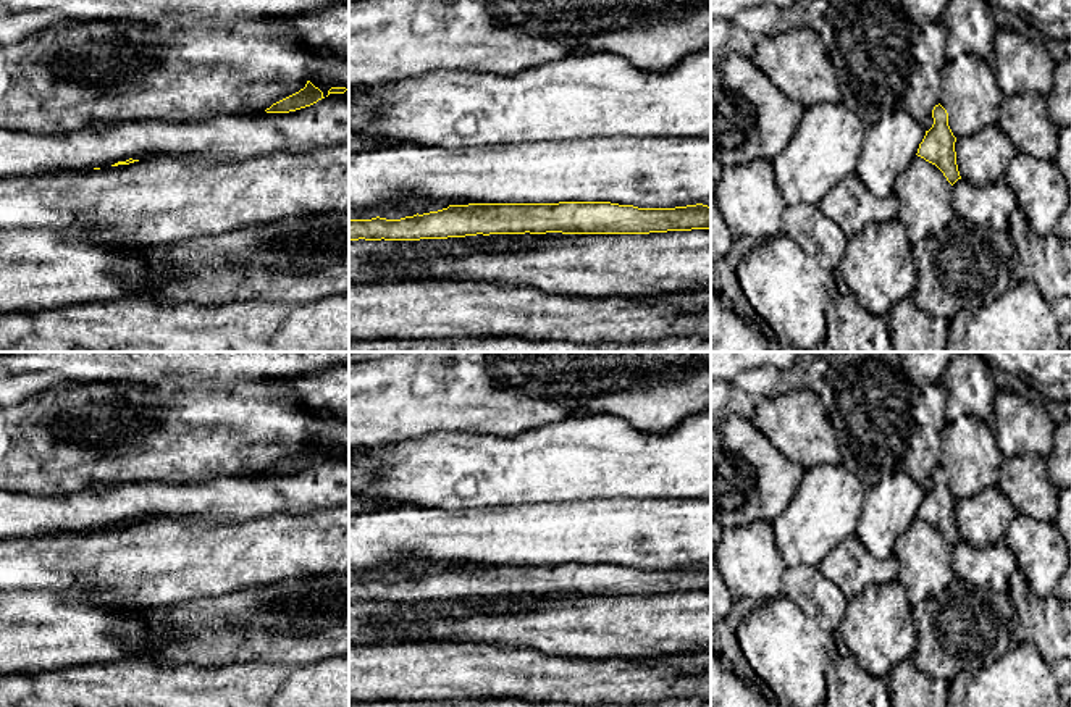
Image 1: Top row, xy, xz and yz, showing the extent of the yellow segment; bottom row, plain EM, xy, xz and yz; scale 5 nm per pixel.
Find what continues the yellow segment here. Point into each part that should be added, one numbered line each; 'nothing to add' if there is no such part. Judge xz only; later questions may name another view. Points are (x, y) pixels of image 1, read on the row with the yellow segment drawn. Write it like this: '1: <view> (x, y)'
nothing to add

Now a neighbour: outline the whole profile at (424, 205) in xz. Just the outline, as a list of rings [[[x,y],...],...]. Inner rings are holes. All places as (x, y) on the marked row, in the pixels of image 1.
[[[412,197],[401,202],[384,202],[373,207],[352,208],[349,207],[349,220],[372,220],[372,218],[386,218],[386,220],[401,220],[405,216],[423,215],[430,211],[438,211],[447,208],[449,205],[468,205],[470,202],[459,200],[436,200],[426,197]]]

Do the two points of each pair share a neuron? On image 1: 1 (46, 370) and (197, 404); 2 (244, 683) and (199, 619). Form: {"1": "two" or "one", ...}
{"1": "two", "2": "two"}

